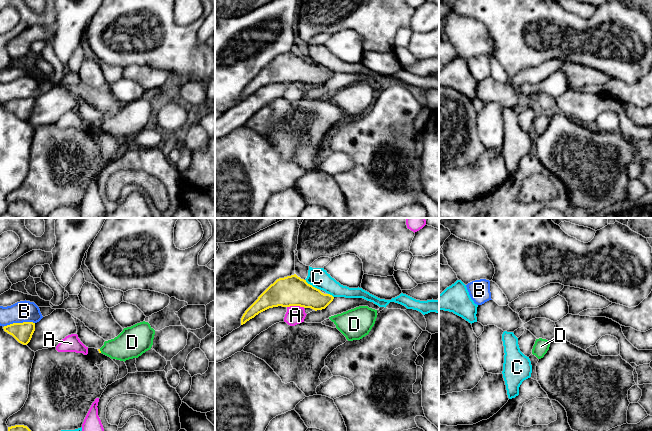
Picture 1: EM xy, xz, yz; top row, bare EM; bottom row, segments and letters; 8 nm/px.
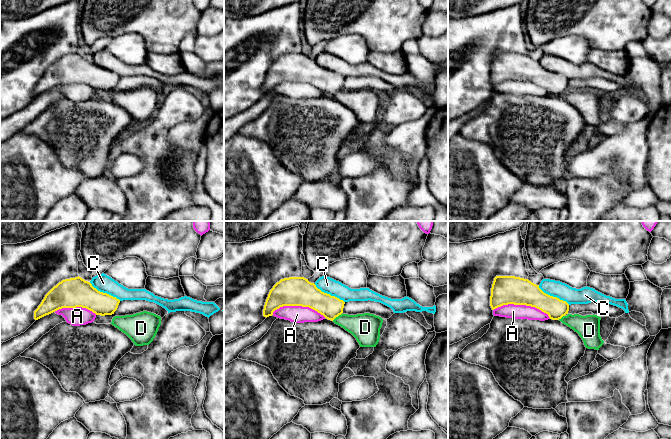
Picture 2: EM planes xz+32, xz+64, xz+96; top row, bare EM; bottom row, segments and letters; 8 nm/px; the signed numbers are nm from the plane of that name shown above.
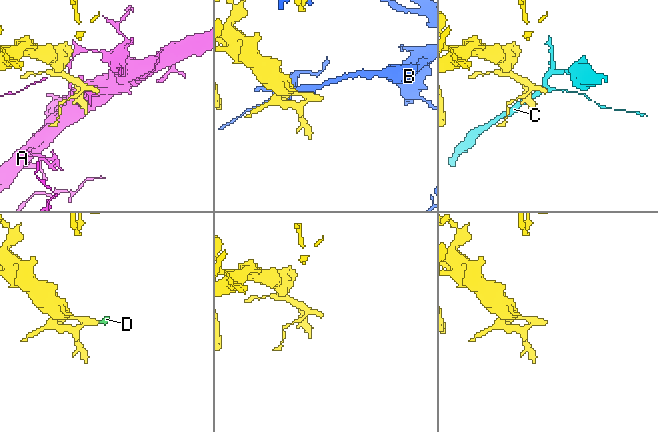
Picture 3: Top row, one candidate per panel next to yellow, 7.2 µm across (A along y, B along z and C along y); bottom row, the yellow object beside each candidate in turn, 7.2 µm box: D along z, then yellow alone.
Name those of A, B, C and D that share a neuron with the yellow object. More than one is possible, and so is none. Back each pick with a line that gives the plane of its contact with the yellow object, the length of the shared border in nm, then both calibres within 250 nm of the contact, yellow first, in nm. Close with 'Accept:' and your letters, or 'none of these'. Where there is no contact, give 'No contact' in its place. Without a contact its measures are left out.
D: Touches yellow in xy. Shared border 40 nm. Thickness 20 nm (yellow) against 240 nm
Accept: D

